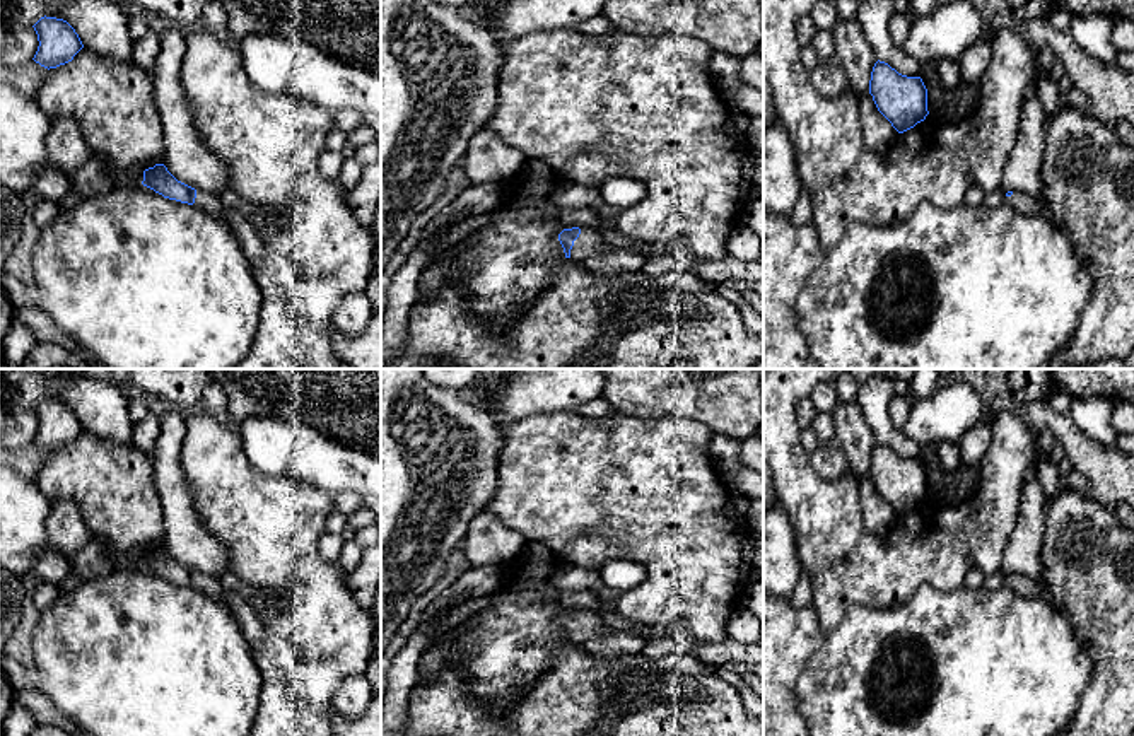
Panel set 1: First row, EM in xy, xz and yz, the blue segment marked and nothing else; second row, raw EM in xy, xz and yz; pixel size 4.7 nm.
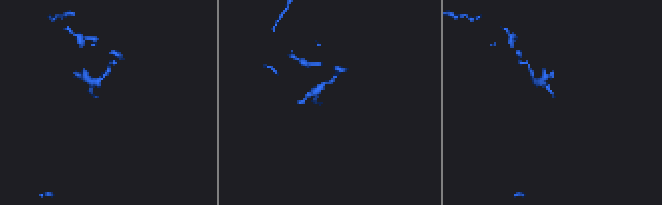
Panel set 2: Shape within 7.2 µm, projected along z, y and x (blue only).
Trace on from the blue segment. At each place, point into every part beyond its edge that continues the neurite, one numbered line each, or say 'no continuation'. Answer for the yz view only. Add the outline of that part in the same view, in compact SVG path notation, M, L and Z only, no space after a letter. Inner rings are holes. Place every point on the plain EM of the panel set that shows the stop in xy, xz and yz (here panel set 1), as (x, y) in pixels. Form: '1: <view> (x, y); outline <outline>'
1: yz (1022, 584); outline M1013 574L1011 579L1004 581L1004 586L1025 598L1040 596L1040 586L1033 579L1023 575L1023 574Z

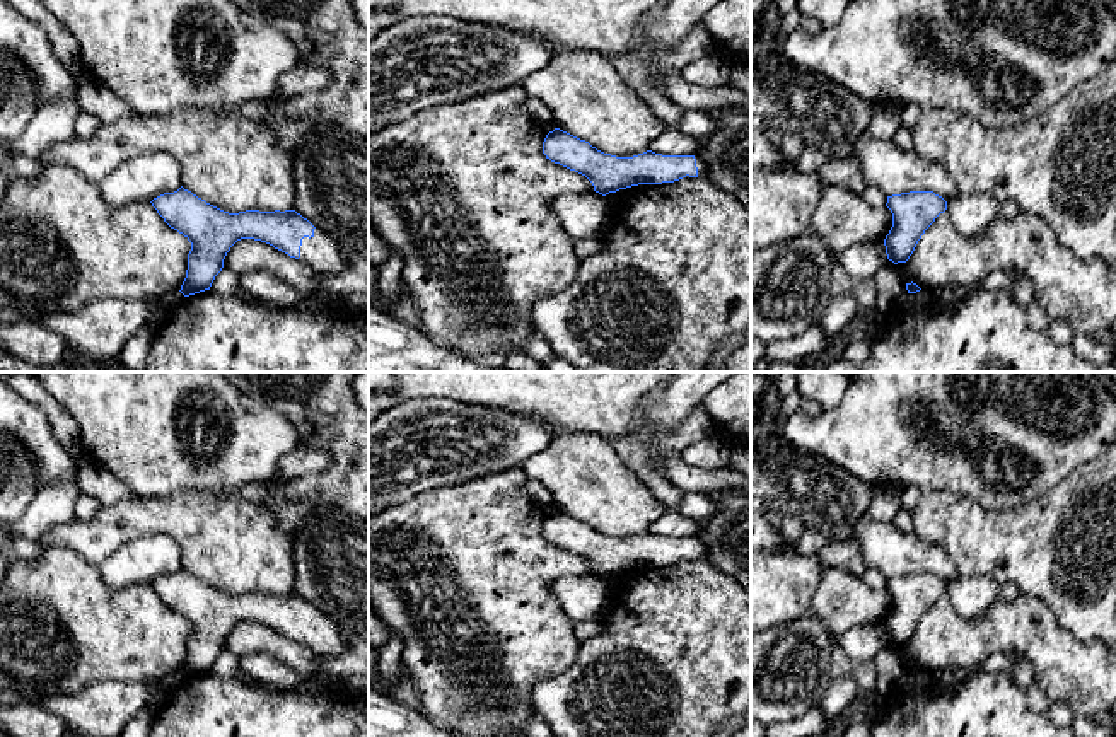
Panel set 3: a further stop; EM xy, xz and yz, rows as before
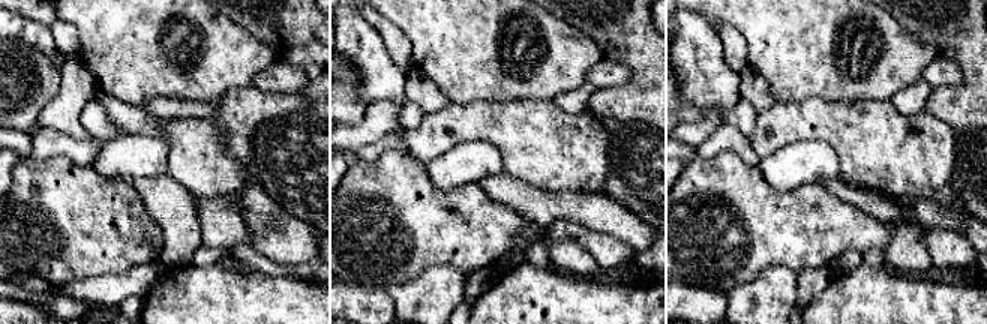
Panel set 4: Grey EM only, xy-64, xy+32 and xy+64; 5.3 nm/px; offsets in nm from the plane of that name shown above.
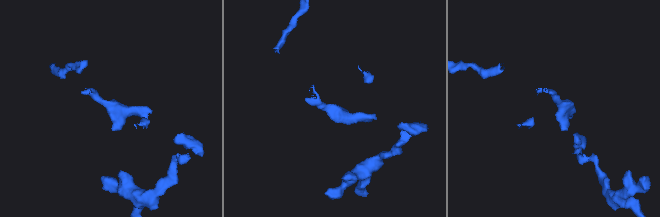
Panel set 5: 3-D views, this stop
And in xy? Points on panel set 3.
1: xy (321, 635); outline M317 609L311 621L302 621L299 643L309 647L317 655L340 657L348 650L352 641L350 635L343 633Z

